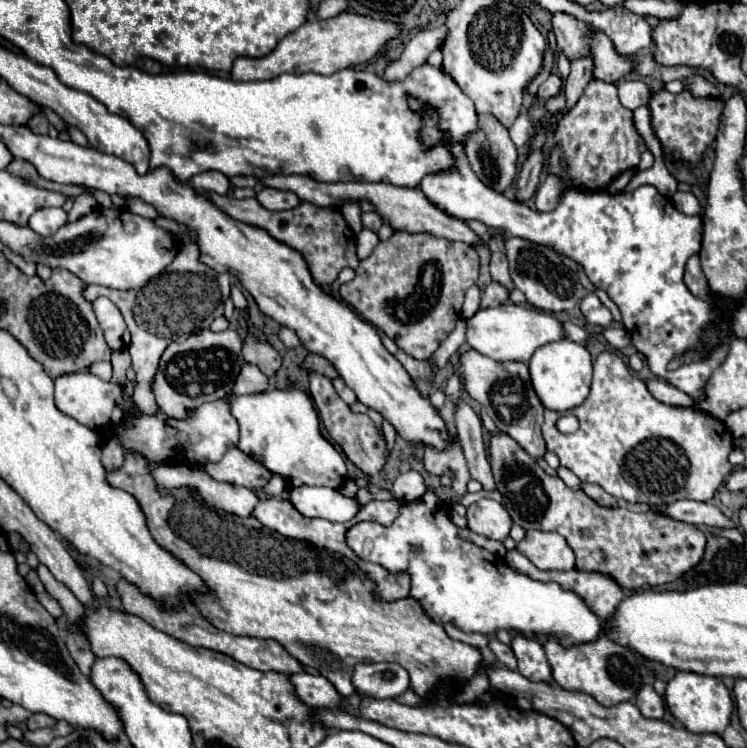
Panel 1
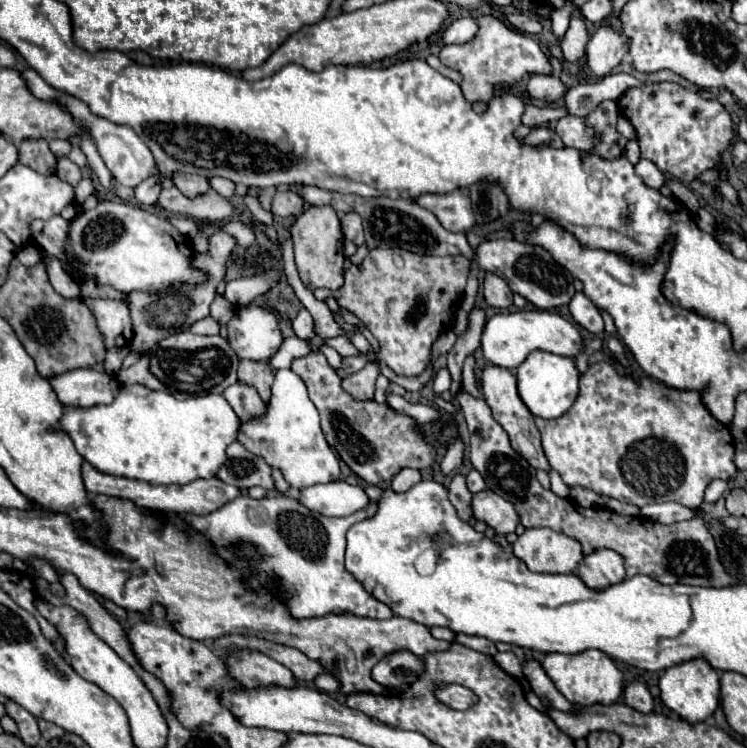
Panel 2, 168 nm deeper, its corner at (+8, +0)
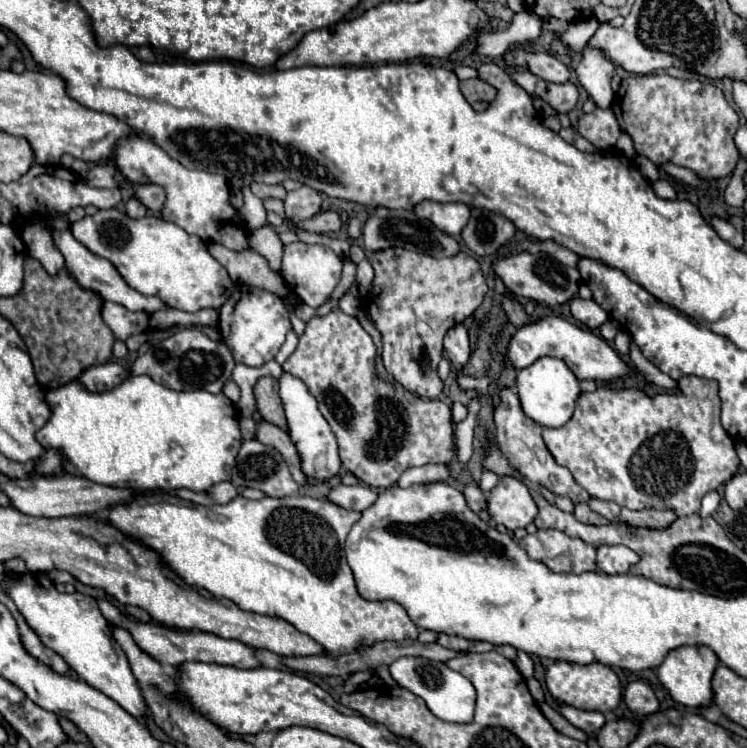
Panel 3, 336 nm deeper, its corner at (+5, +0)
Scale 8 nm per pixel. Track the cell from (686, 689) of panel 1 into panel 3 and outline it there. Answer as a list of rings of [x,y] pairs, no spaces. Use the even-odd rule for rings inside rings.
[[[682,645],[672,649],[664,661],[656,667],[656,675],[660,683],[670,691],[672,699],[686,707],[700,707],[712,701],[712,673],[718,665],[716,653],[706,645]]]

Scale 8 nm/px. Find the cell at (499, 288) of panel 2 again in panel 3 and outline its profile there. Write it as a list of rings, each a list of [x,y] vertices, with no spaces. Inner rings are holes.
[[[504,297],[504,311],[506,311],[510,323],[512,323],[516,329],[518,329],[518,327],[524,327],[526,323],[534,323],[534,321],[536,321],[536,317],[526,315],[524,307],[522,307],[520,303],[516,303],[516,301],[512,301],[510,297]]]

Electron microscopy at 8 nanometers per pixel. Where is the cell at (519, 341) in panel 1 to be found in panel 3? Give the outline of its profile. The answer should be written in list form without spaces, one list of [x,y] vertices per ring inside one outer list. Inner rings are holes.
[[[544,317],[538,323],[524,325],[522,329],[518,329],[512,335],[512,339],[508,343],[508,357],[514,361],[516,369],[524,369],[524,367],[532,365],[536,359],[546,357],[546,355],[562,359],[572,369],[572,373],[576,375],[578,381],[588,379],[588,381],[596,381],[596,383],[610,383],[610,381],[616,381],[618,377],[638,373],[638,369],[624,363],[622,357],[618,355],[618,351],[614,351],[602,337],[594,335],[588,329],[578,327],[576,323],[568,323],[560,317]]]

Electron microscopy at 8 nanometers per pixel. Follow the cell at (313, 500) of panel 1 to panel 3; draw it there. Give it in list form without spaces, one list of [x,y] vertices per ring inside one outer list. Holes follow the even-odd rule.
[[[336,485],[328,499],[344,509],[354,509],[354,511],[364,511],[366,507],[370,507],[376,501],[378,493],[368,487],[368,485],[356,485],[356,487],[346,487],[346,485]]]

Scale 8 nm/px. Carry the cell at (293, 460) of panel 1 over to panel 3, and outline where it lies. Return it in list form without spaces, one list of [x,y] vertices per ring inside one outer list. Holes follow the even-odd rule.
[[[284,373],[280,377],[280,397],[284,403],[288,427],[290,427],[290,437],[302,457],[302,469],[308,477],[316,477],[320,481],[328,481],[340,471],[340,457],[338,457],[338,445],[336,445],[336,435],[332,433],[330,425],[318,411],[316,399],[310,395],[306,385],[296,379],[290,373]]]

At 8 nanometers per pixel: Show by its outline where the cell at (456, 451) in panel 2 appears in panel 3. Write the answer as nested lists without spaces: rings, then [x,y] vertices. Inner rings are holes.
[[[472,397],[468,401],[468,417],[456,425],[454,435],[456,435],[456,455],[460,463],[468,463],[472,457],[472,435],[474,435],[474,425],[476,425],[476,417],[480,411],[480,399]]]

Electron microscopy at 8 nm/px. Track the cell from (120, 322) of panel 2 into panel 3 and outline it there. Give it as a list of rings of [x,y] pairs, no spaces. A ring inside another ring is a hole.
[[[104,301],[102,319],[112,329],[114,337],[120,341],[126,341],[134,333],[146,333],[150,327],[148,325],[150,315],[126,311],[126,307],[122,307],[120,303],[112,303],[112,301]]]

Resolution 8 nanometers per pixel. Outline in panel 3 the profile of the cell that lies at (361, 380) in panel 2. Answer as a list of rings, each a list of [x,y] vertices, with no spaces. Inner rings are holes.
[[[390,247],[376,251],[370,257],[370,263],[376,277],[366,303],[372,321],[382,333],[382,361],[386,371],[420,399],[440,397],[444,389],[444,381],[438,377],[442,337],[452,325],[470,317],[482,305],[488,291],[478,261],[462,251],[452,257],[434,259],[432,255]],[[420,323],[428,323],[428,343],[420,333]]]

